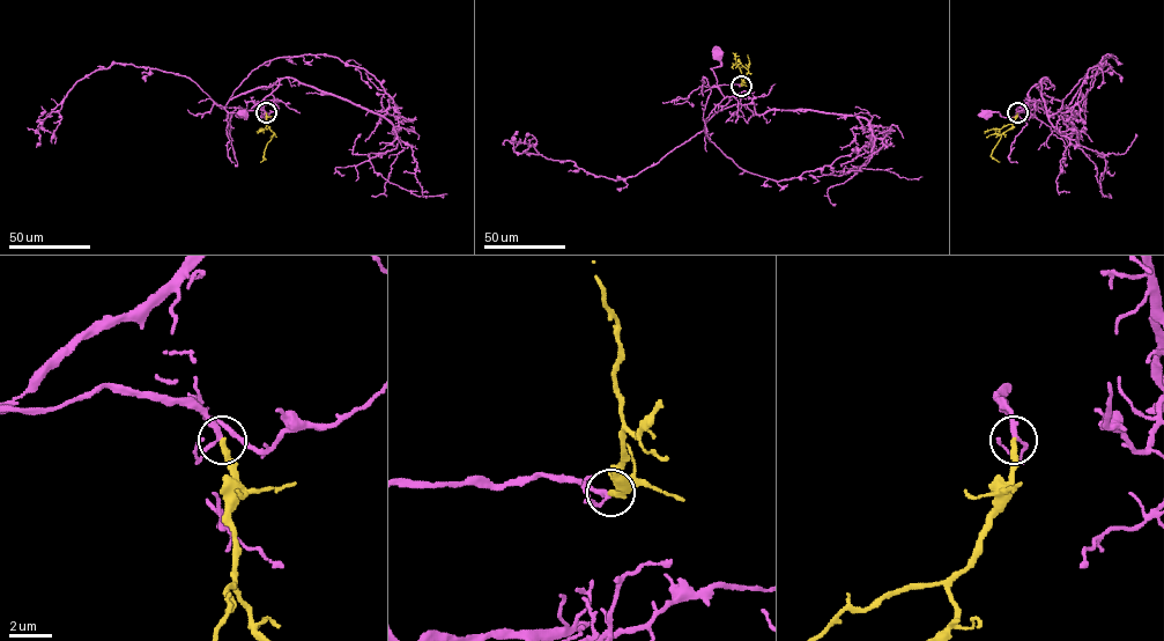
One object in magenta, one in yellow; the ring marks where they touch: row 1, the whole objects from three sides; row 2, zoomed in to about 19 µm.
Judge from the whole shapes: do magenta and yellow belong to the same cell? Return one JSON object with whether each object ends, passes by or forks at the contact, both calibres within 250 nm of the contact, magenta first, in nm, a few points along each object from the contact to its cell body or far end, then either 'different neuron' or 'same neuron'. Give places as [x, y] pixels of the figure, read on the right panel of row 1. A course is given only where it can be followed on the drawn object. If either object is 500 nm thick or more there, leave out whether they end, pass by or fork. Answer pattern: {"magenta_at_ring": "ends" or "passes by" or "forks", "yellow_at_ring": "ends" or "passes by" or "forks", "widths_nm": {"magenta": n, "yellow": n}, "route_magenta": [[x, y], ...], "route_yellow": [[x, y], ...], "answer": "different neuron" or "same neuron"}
{"magenta_at_ring": "passes by", "yellow_at_ring": "ends", "widths_nm": {"magenta": 200, "yellow": 280}, "route_magenta": [[1017, 112], [1016, 109], [1015, 115], [1008, 117], [998, 112], [985, 113]], "route_yellow": [[1017, 112], [1013, 126], [1001, 135], [991, 156], [999, 162]], "answer": "same neuron"}

